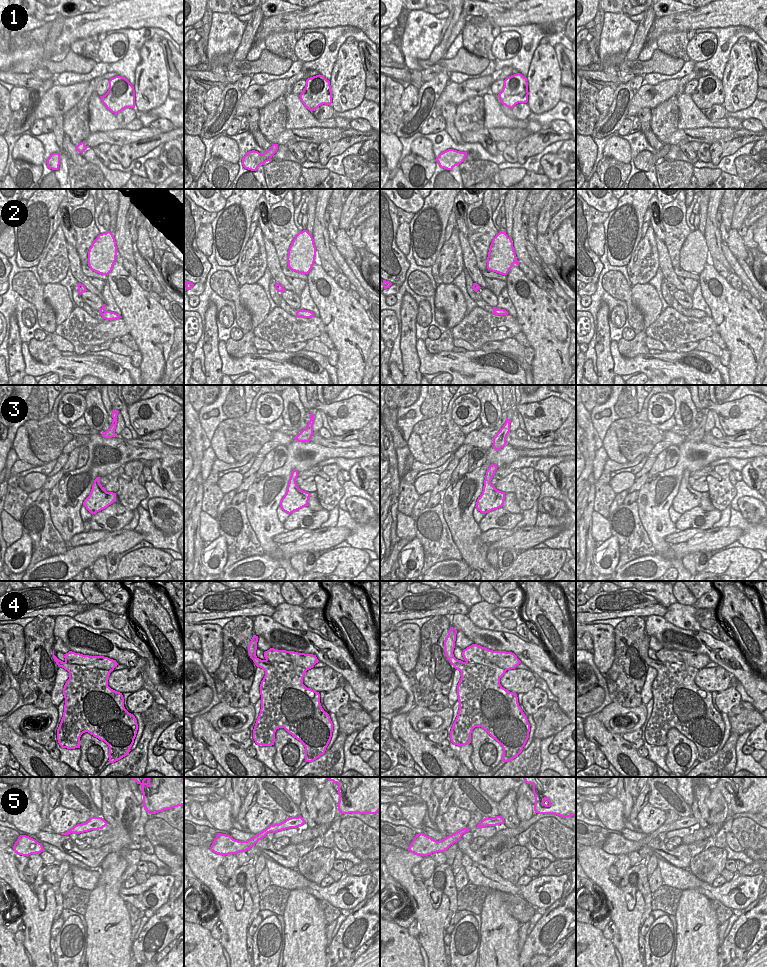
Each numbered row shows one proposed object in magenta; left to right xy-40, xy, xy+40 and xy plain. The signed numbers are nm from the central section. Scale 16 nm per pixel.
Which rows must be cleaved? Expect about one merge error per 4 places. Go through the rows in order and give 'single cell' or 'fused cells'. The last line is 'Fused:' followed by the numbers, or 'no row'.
1: single cell
2: single cell
3: single cell
4: fused cells
5: single cell
Fused: 4

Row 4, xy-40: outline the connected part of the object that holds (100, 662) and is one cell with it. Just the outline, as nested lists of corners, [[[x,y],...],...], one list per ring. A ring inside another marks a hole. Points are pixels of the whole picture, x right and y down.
[[[69,651],[64,654],[65,661],[70,664],[83,665],[87,668],[98,668],[113,671],[118,663],[104,656],[89,656]]]

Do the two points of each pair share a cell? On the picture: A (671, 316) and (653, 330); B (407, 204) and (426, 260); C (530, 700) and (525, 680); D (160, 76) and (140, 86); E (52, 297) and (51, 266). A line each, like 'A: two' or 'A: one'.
A: one
B: two
C: two
D: one
E: two

